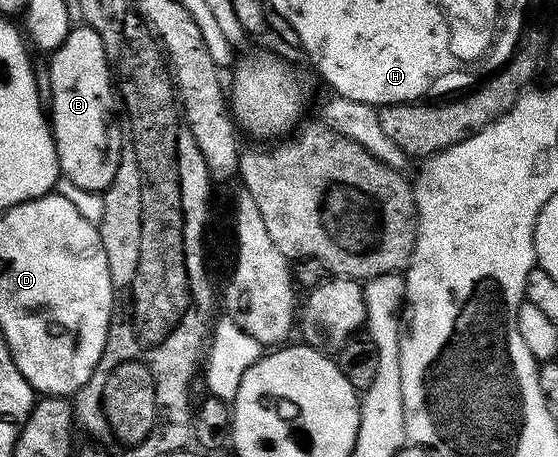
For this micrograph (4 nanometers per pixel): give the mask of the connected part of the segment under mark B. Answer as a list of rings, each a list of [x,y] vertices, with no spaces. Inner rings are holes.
[[[74,25],[49,58],[52,105],[48,109],[48,122],[58,154],[58,170],[68,181],[80,185],[80,189],[105,192],[120,165],[122,128],[104,41],[100,41],[96,29]]]

